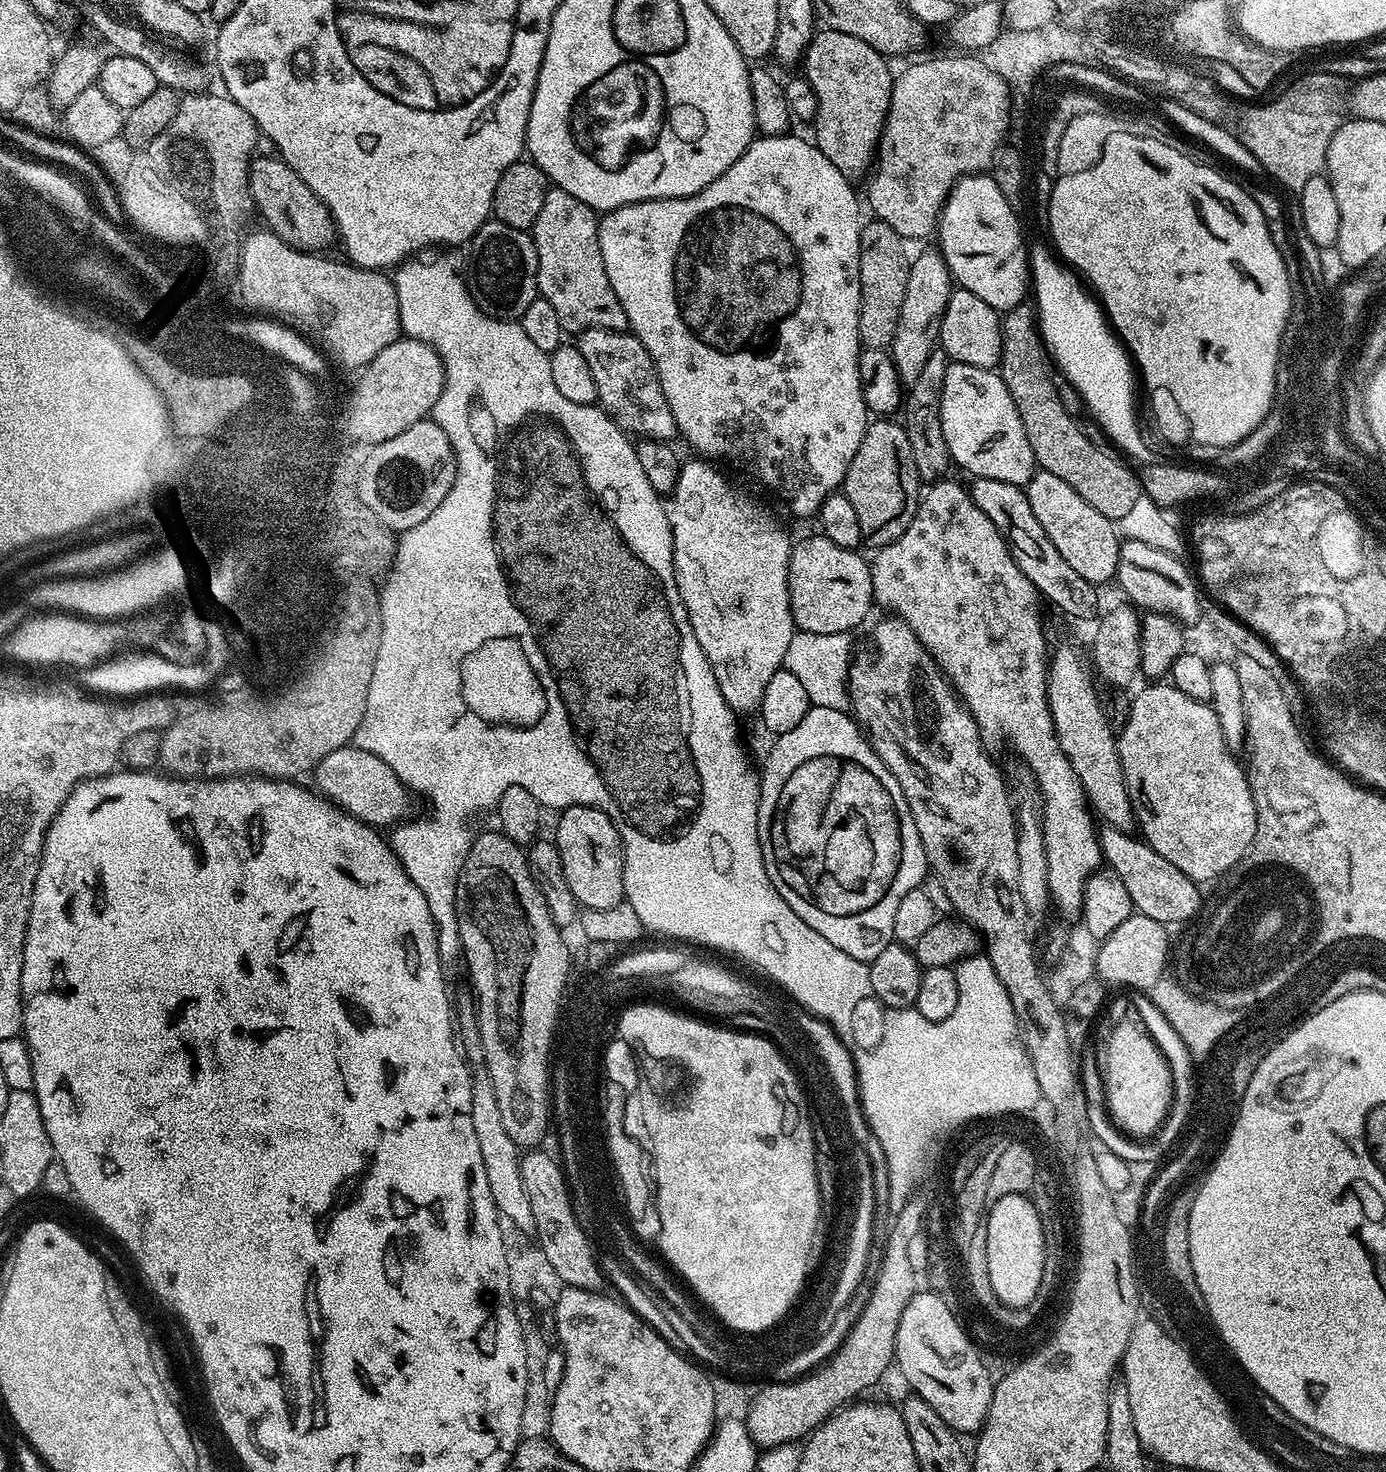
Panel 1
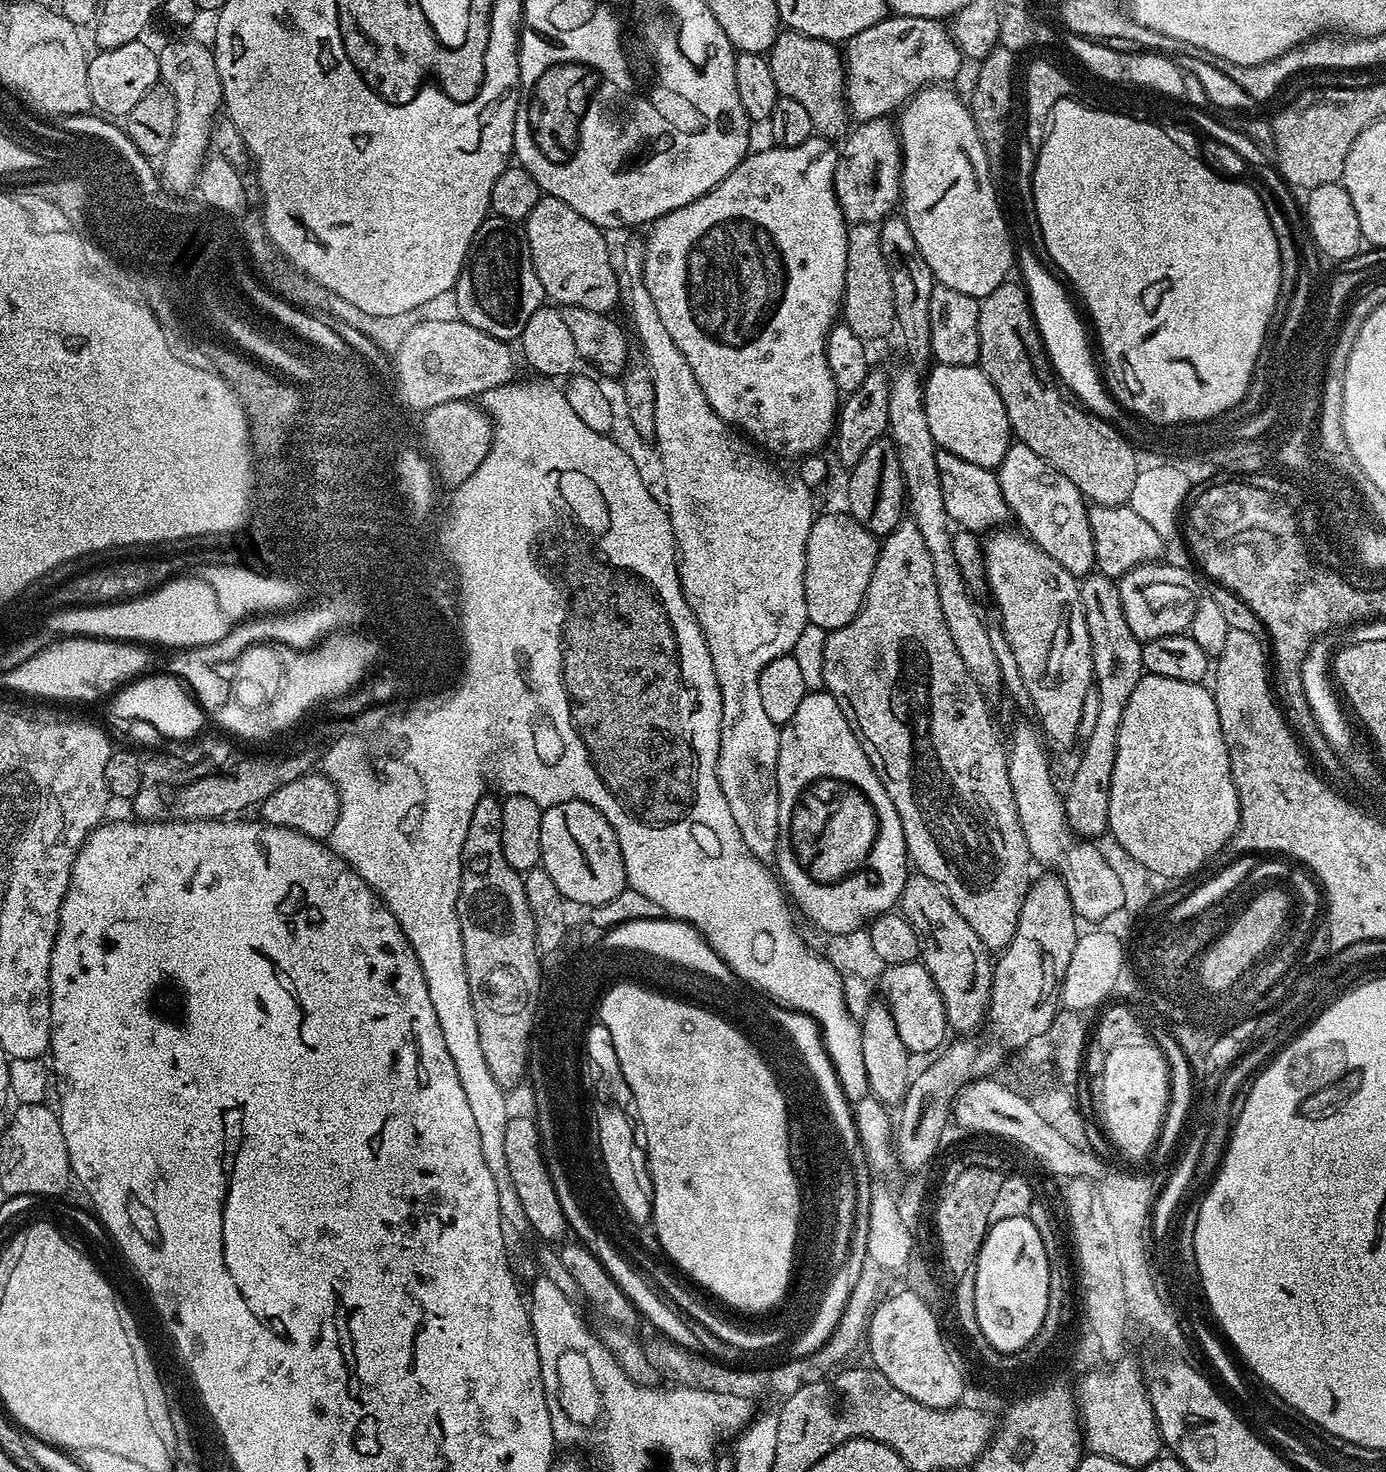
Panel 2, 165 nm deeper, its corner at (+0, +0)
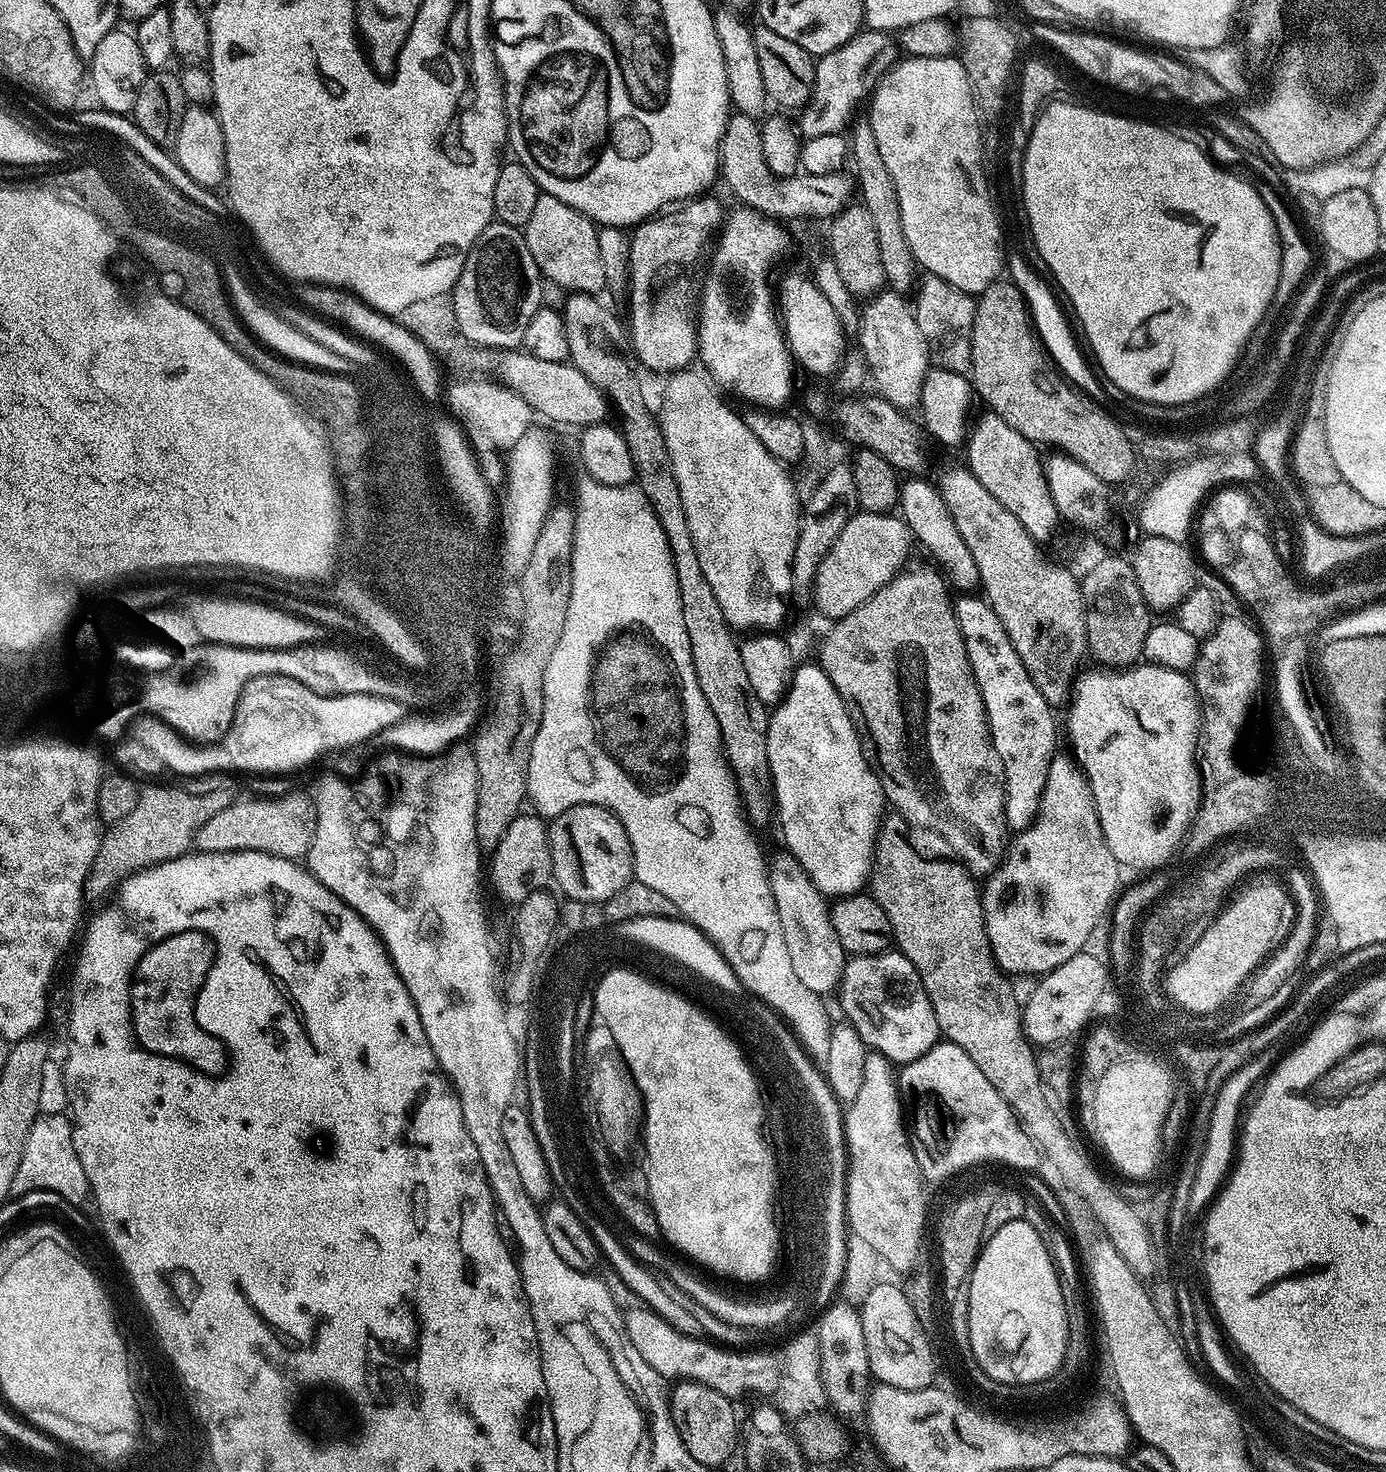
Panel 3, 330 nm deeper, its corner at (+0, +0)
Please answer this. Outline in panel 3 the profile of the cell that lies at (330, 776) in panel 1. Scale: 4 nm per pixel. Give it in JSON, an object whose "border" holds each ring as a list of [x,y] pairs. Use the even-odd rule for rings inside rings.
{"border":[[[288,792],[285,796],[272,796],[269,800],[233,799],[226,810],[218,810],[198,830],[194,841],[198,852],[236,852],[237,850],[258,850],[281,856],[287,860],[299,861],[307,857],[312,839],[316,833],[316,805],[311,795]]]}

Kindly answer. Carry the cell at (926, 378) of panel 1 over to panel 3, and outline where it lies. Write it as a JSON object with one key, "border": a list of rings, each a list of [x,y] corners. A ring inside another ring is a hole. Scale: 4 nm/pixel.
{"border":[[[857,119],[851,125],[851,132],[850,164],[851,167],[856,167],[854,184],[858,189],[859,199],[874,221],[874,234],[878,237],[878,255],[882,257],[882,270],[887,287],[901,294],[911,293],[918,284],[918,265],[910,250],[910,242],[906,242],[906,234],[902,230],[902,210],[898,206],[898,190],[894,186],[894,178],[890,178],[890,170],[886,170],[886,162],[882,162],[878,141],[874,139],[874,130],[867,119]]]}

